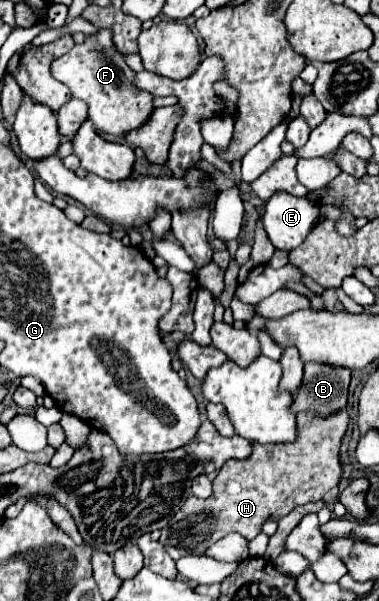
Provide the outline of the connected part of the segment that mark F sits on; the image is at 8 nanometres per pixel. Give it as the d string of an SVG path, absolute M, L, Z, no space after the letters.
M100 29L94 37L86 37L82 45L76 45L70 53L58 57L52 63L52 75L64 83L76 99L88 103L88 119L102 133L124 137L126 133L140 129L154 111L150 93L134 93L134 71L124 63L118 49L110 39L110 31Z

